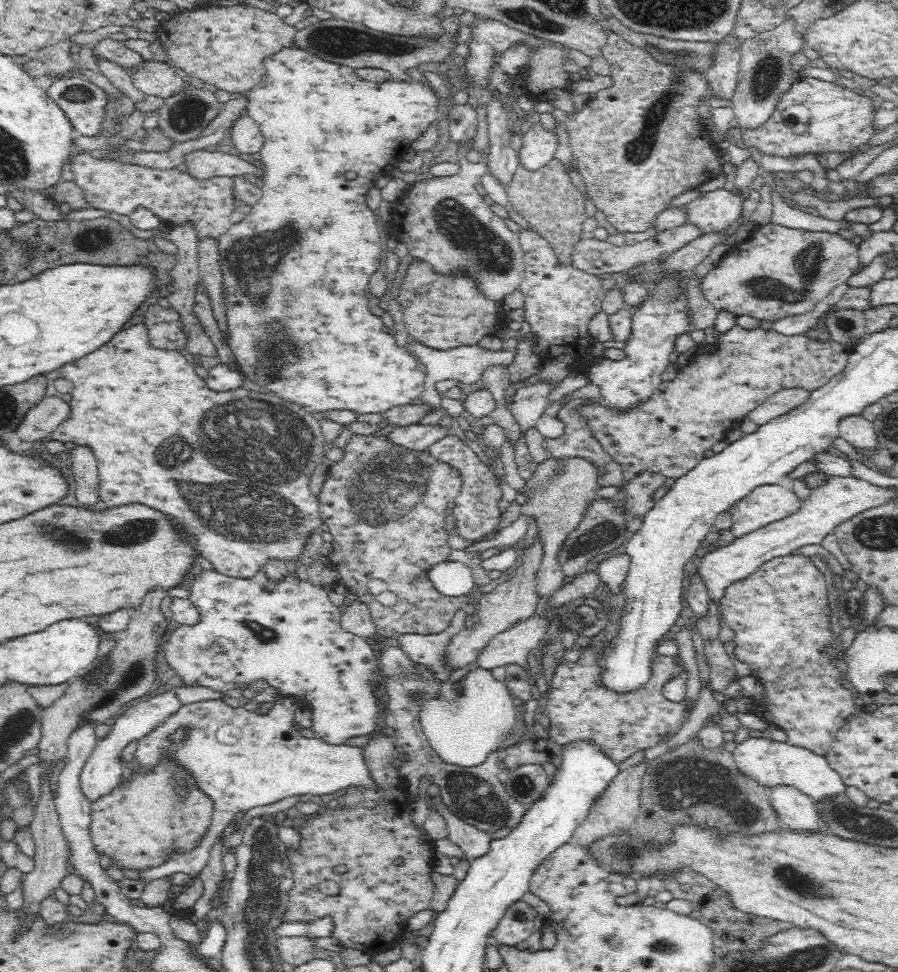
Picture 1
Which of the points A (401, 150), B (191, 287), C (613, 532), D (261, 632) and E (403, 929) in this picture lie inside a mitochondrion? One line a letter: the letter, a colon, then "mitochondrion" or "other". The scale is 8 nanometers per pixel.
A: other
B: other
C: other
D: mitochondrion
E: other

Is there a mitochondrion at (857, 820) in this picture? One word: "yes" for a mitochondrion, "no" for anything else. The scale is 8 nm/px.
yes

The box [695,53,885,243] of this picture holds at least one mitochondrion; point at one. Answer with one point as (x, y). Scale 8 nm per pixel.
(767, 76)

